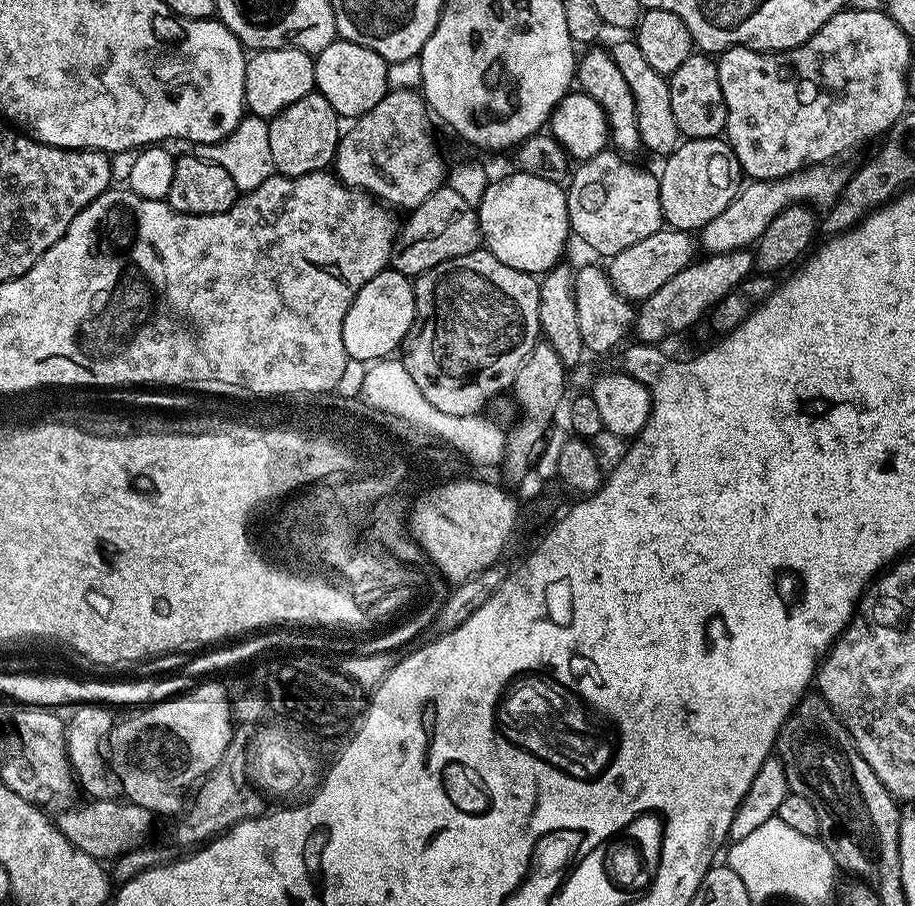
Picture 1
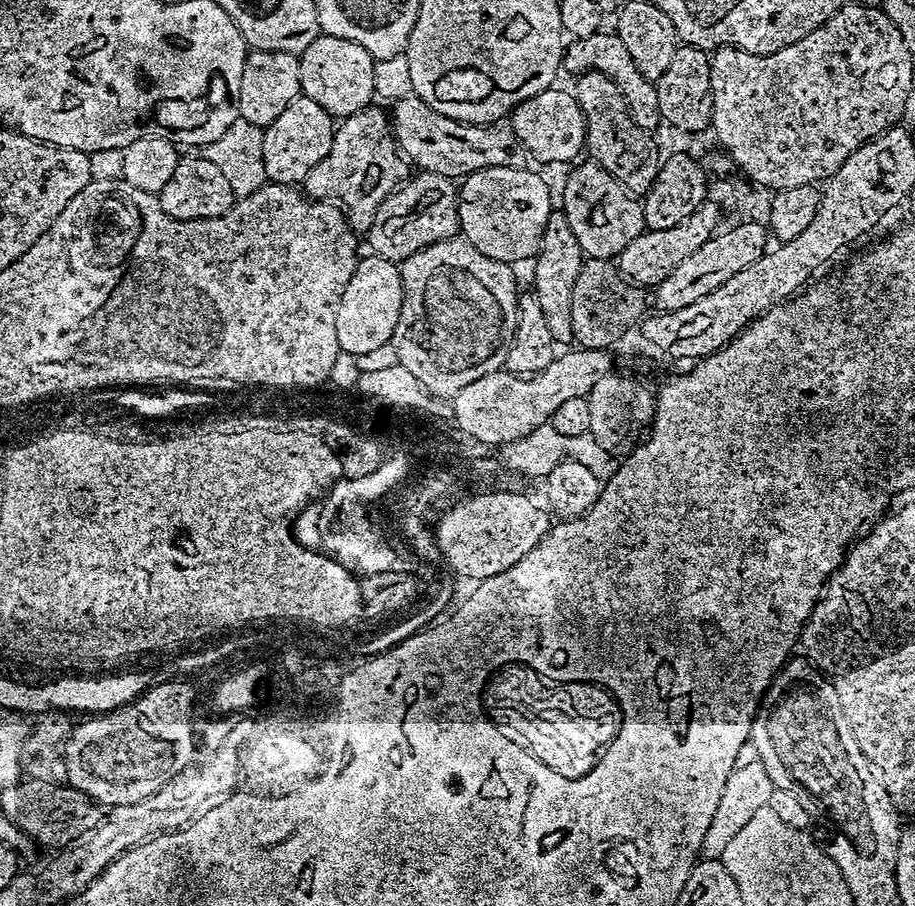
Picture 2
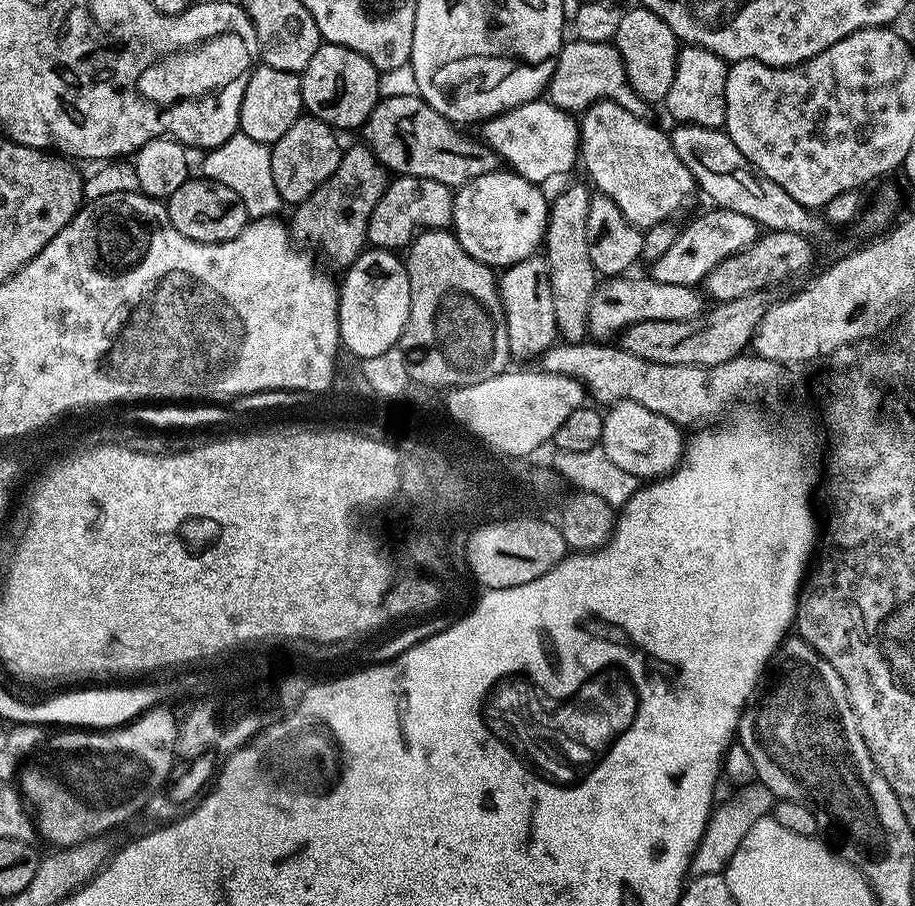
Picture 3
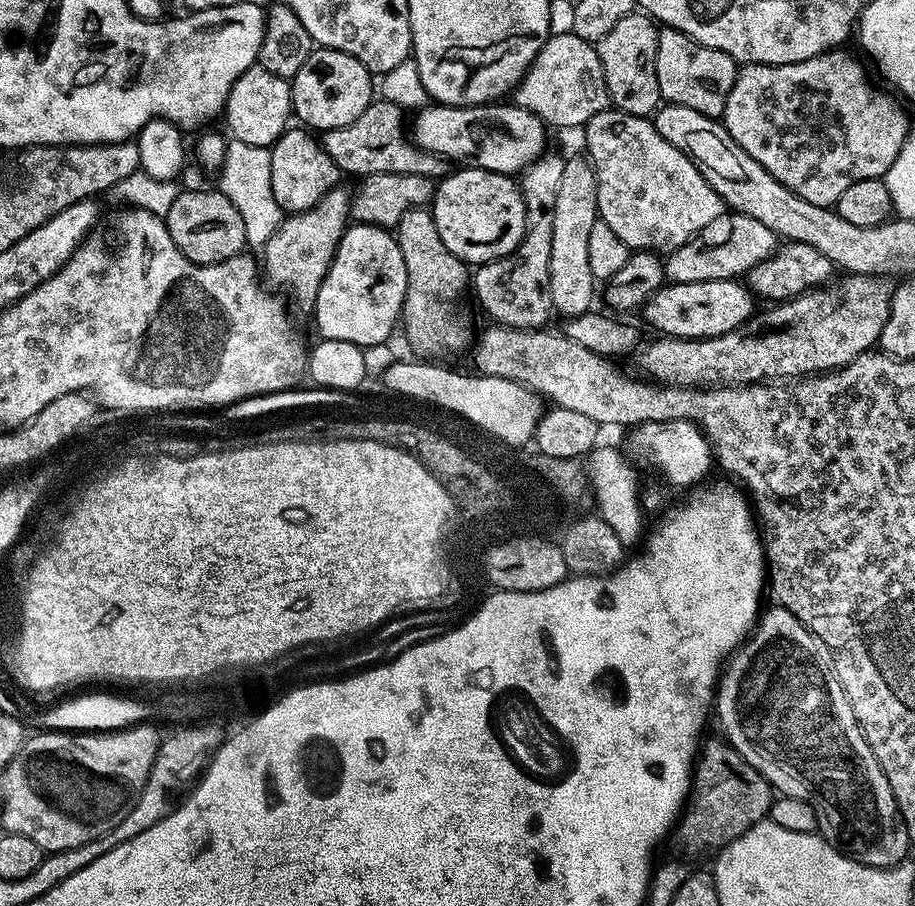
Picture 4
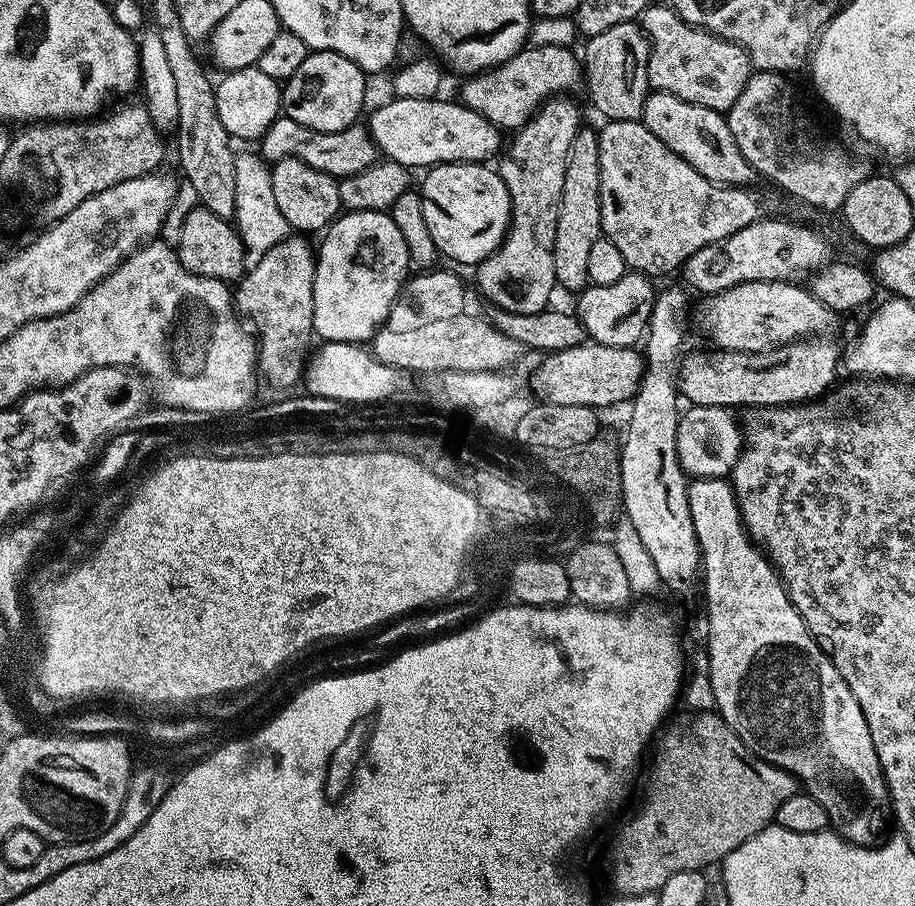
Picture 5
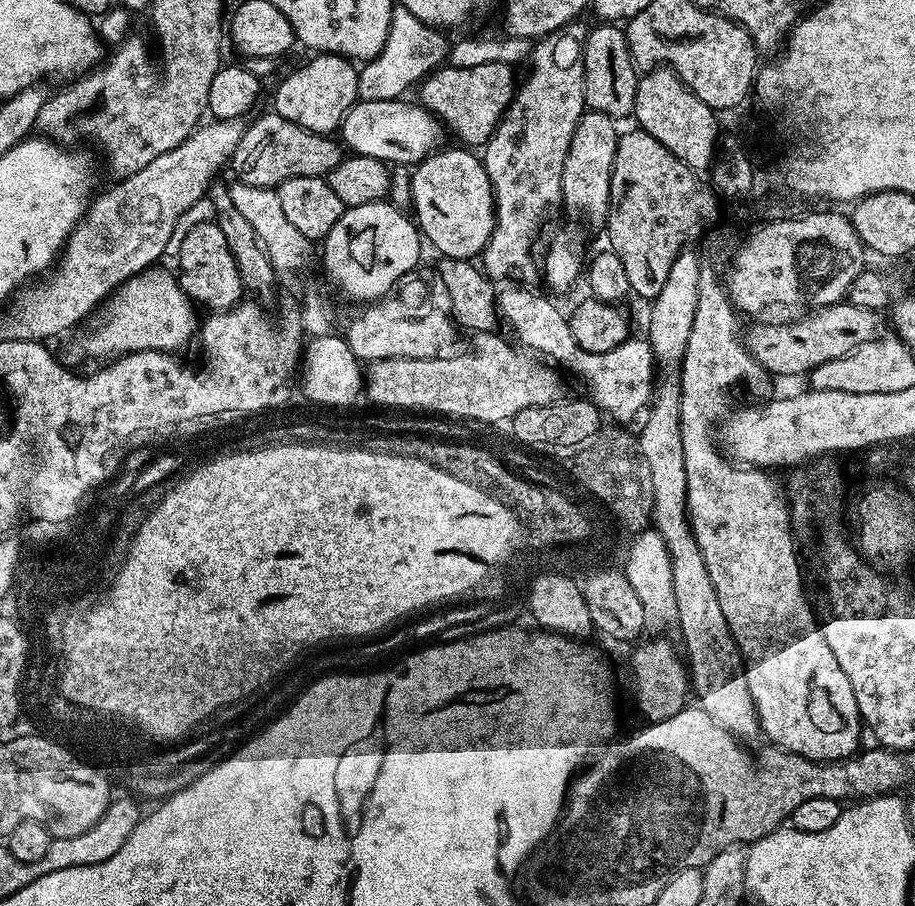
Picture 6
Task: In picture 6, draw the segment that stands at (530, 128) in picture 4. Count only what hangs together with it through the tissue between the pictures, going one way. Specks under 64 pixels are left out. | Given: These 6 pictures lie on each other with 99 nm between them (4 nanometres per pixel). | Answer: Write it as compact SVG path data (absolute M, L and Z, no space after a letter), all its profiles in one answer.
M399 98L386 101L366 101L357 99L351 110L344 116L338 129L338 139L349 153L366 158L378 158L385 164L406 164L415 166L420 161L432 155L434 152L441 151L445 143L446 129L433 112L426 111L419 102L408 101L408 98Z

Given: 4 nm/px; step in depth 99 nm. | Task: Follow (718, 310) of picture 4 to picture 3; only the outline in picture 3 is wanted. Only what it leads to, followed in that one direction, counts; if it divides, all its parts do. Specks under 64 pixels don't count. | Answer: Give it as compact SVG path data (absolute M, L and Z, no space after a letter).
M616 274L601 279L590 298L587 335L592 338L612 338L638 322L689 320L702 311L700 296L696 292L695 287L666 285L651 278L635 280L632 274Z

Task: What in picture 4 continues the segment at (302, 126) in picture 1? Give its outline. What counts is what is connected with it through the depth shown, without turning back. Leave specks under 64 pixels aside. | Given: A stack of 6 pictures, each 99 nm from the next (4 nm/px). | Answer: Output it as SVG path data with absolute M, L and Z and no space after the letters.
M289 127L270 149L270 181L274 198L277 199L278 206L288 214L310 210L325 194L341 183L340 167L333 162L330 154L326 154L323 143L311 135L315 136L303 127Z

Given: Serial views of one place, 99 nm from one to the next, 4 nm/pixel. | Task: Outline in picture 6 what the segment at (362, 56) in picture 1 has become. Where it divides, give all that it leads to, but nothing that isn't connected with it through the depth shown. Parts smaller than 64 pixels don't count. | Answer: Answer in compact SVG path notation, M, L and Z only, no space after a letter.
M316 54L296 68L276 88L274 110L282 118L311 132L332 134L359 97L358 68L347 56Z

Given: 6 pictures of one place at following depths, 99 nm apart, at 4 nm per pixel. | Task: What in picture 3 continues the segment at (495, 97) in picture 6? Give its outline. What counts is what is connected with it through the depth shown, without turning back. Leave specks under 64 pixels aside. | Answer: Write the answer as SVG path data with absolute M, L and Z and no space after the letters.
M569 39L561 47L560 55L555 57L552 78L546 85L546 96L553 104L573 114L595 100L613 100L635 116L647 117L650 111L648 101L630 86L624 65L620 63L620 52L611 43L602 40Z

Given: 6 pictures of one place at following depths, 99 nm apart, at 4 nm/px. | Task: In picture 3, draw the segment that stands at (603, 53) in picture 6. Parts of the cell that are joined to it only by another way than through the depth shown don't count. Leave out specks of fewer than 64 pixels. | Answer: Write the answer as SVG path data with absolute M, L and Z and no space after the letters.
M633 6L616 21L614 47L620 52L620 63L624 65L626 78L635 92L652 106L656 106L659 100L660 103L667 101L668 91L674 82L678 55L674 30L670 30L670 26L666 26L666 22L649 8Z

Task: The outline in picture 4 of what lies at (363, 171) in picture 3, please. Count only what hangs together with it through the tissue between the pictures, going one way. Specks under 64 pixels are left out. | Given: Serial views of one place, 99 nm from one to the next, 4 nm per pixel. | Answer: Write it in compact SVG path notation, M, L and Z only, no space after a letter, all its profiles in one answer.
M337 186L310 210L285 215L277 232L263 244L263 279L269 285L272 283L273 289L285 288L294 299L311 305L330 270L338 242L345 228L349 227L351 211L352 192L344 189L344 186Z

